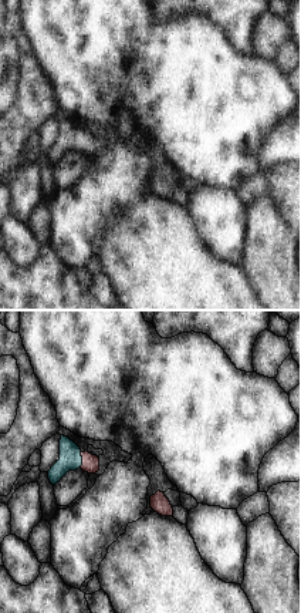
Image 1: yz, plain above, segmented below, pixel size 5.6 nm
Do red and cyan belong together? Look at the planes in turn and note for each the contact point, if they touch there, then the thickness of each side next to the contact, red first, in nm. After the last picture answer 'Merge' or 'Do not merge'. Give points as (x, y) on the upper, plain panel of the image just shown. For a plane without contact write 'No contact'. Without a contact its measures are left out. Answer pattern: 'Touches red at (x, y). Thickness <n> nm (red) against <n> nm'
Touches red at (83, 141). Thickness 100 nm (red) against 130 nm

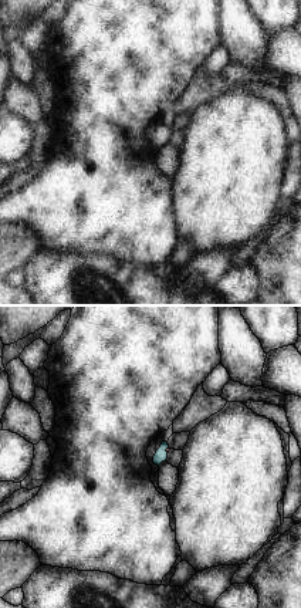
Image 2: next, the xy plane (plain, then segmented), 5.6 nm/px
Touches red at (166, 132). Thickness 20 nm (red) against 70 nm

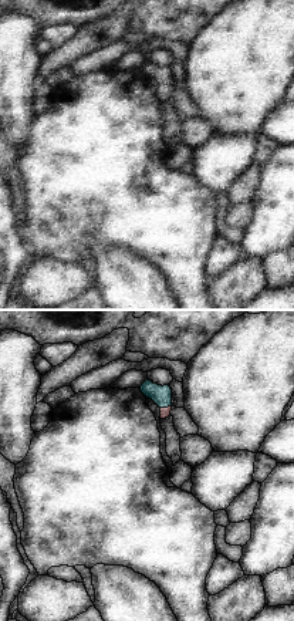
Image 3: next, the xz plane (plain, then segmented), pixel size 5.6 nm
Touches red at (165, 90). Thickness 60 nm (red) against 110 nm

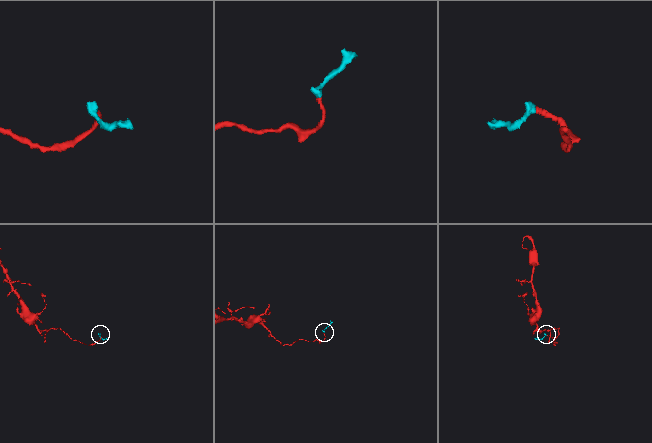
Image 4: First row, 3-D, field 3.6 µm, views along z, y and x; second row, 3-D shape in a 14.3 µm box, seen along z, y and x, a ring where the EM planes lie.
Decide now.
Merge

